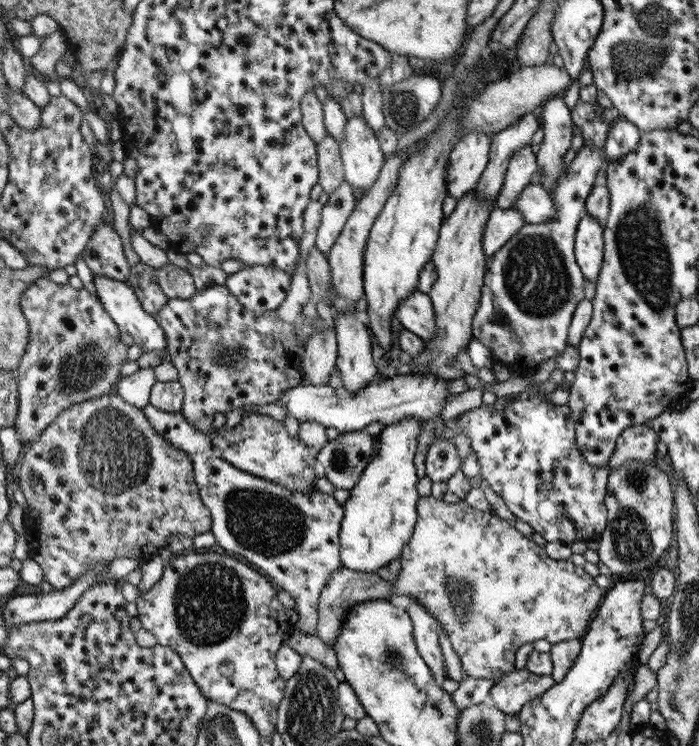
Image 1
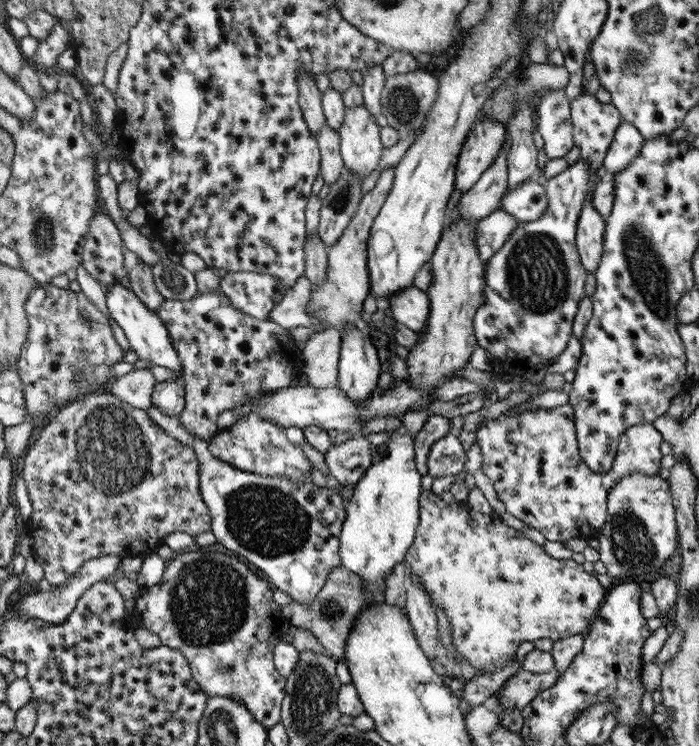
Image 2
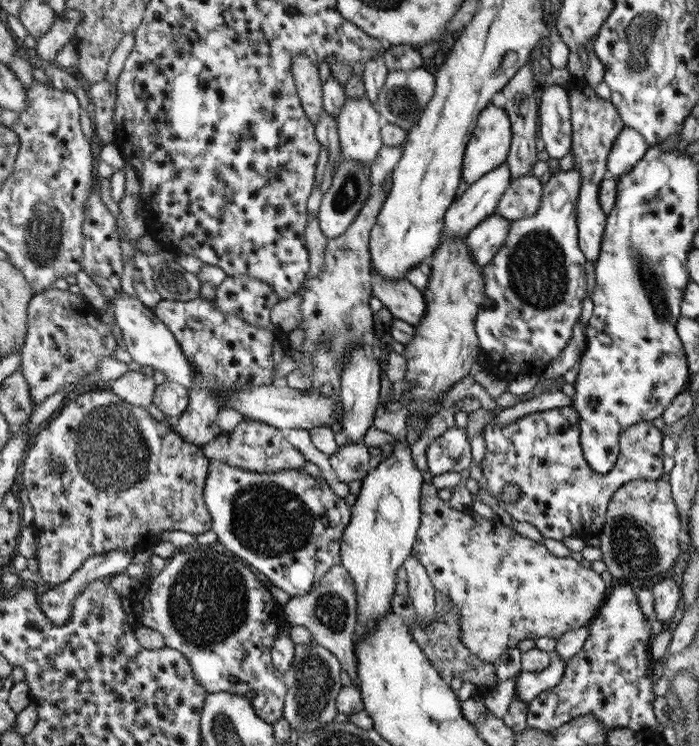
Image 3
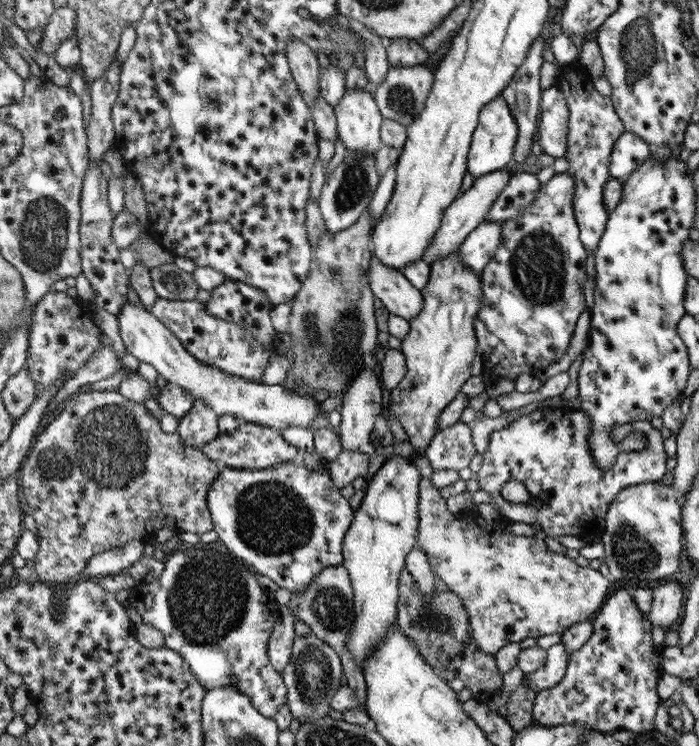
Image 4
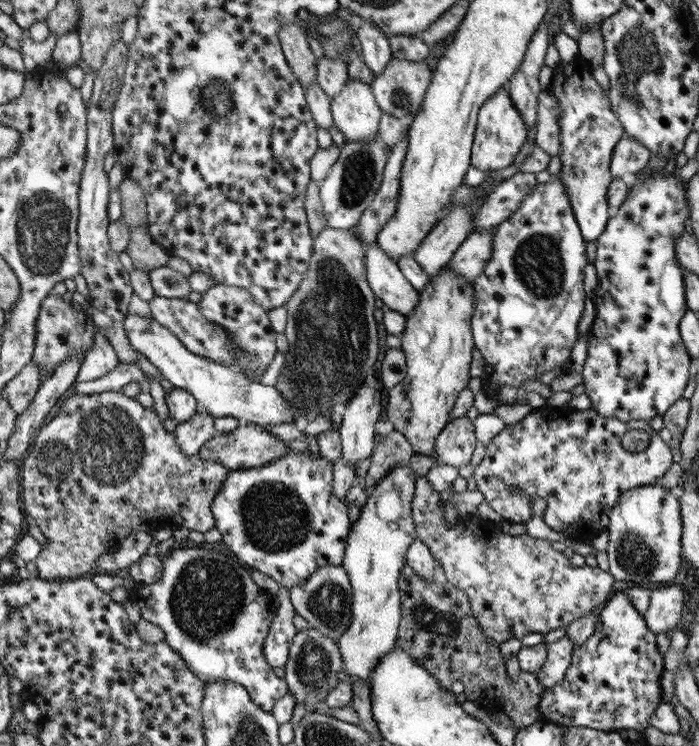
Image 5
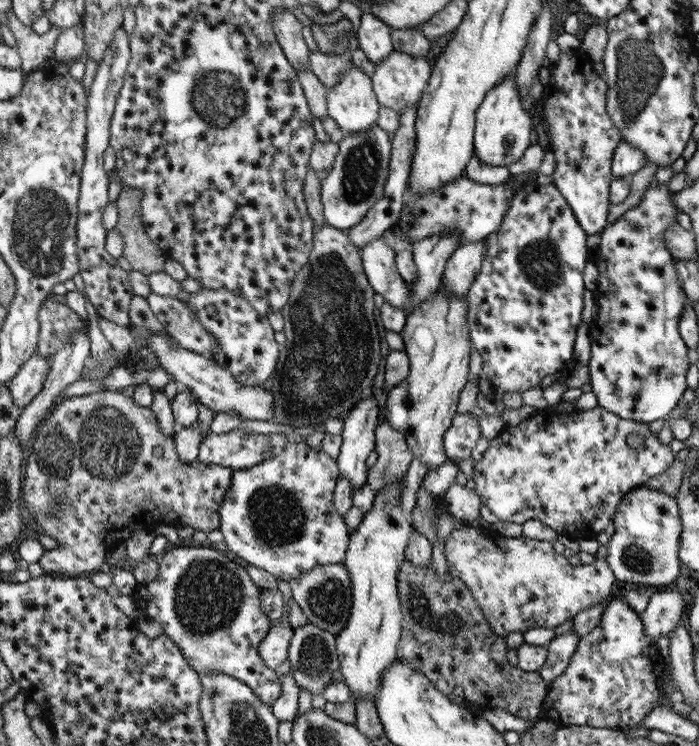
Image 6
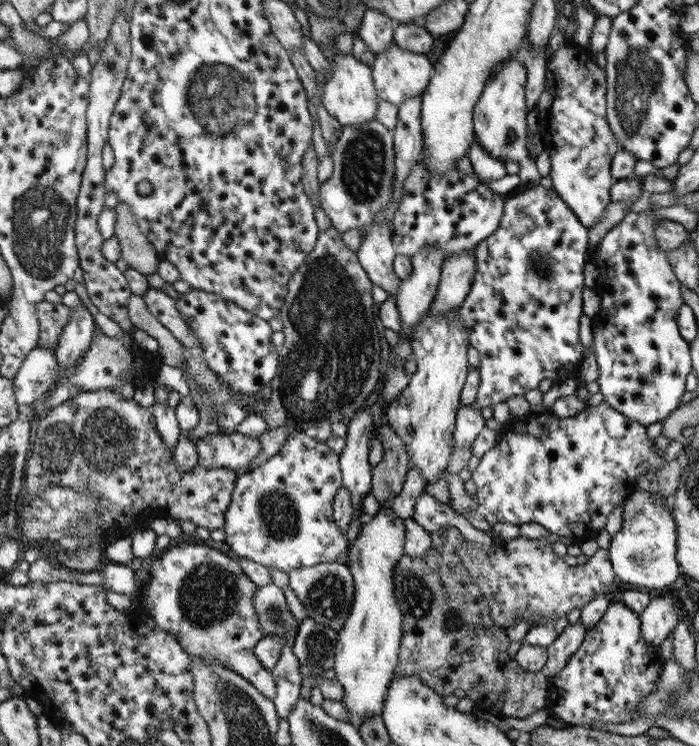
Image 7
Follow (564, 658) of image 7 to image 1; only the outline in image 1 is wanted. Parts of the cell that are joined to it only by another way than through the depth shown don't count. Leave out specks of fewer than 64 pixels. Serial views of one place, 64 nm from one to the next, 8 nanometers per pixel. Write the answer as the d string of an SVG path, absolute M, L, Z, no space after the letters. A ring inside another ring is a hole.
M526 667L501 675L492 686L488 700L505 714L517 715L527 703L538 698L556 684L548 675L537 675Z

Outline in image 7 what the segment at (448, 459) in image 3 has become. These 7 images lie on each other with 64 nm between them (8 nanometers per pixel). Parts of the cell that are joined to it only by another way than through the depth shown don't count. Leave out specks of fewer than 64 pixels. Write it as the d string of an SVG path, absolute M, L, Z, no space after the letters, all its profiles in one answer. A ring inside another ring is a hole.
M461 405L456 416L453 452L471 446L485 426L486 420L475 405Z

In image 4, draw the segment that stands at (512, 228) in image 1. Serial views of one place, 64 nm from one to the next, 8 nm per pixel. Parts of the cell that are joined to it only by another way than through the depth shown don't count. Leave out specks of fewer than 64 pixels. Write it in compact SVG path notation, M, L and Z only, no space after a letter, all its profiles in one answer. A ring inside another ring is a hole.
M486 221L480 223L459 246L458 258L476 274L490 262L501 241L503 224Z

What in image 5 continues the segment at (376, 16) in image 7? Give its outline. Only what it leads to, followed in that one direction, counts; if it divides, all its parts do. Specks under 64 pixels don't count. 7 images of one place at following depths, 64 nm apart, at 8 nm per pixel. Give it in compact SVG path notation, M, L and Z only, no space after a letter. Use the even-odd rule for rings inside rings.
M366 19L357 21L355 29L362 45L363 61L376 77L392 59L389 37L377 24L374 24L374 21L366 21Z

